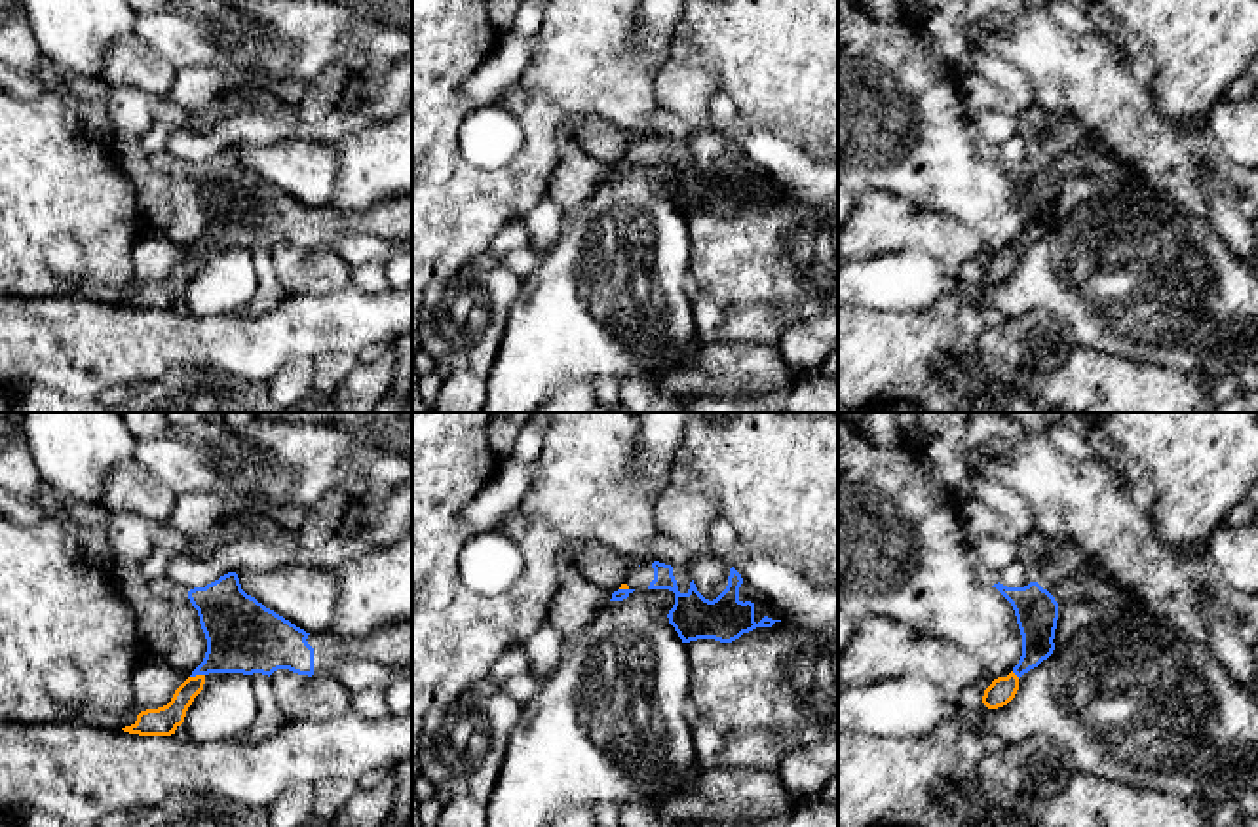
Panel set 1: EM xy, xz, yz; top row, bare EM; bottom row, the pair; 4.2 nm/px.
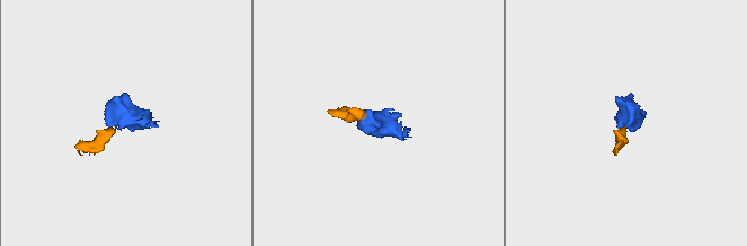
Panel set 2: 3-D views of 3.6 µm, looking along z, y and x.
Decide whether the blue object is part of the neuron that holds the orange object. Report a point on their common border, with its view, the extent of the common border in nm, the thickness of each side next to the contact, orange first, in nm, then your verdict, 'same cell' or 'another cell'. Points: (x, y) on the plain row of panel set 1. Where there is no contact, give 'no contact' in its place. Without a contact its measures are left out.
xy (196, 250) | 70 nm | 120/300 nm | same cell

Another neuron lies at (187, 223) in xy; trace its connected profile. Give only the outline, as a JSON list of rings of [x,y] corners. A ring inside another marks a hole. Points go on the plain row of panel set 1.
[[[163,160],[160,167],[171,194],[171,215],[162,232],[177,247],[190,251],[207,226],[207,213],[198,184],[192,181],[184,163]]]

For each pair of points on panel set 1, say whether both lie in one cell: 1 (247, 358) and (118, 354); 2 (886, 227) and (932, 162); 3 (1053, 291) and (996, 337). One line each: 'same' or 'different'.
1: same
2: different
3: different

